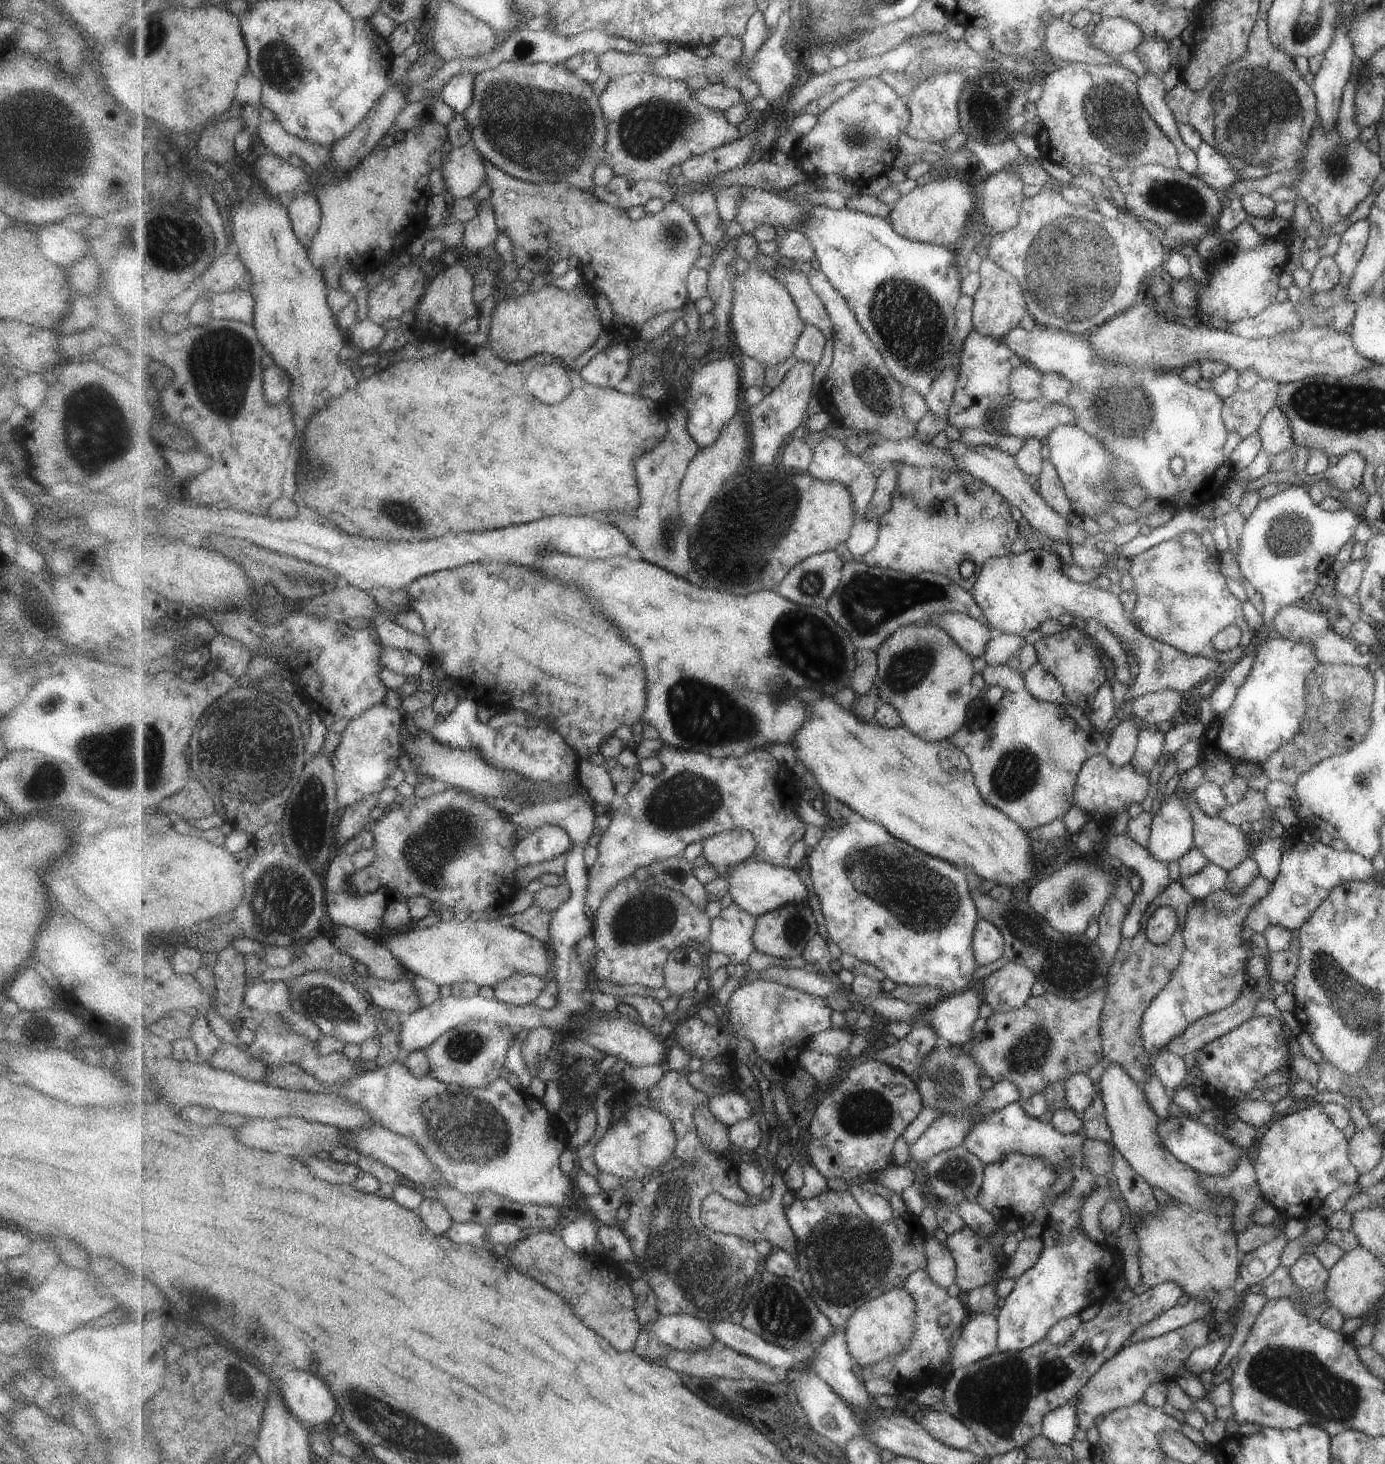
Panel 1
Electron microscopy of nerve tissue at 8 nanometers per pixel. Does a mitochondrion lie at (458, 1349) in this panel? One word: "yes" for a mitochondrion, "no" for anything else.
no

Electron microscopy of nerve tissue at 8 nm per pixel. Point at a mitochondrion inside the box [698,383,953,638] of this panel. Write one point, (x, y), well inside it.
(811, 582)

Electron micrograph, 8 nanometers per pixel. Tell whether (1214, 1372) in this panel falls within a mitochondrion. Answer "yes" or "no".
no

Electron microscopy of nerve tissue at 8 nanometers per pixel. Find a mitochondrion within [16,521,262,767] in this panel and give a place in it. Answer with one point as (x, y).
(52, 704)

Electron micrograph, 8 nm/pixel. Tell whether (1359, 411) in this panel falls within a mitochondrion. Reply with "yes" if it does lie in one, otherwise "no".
yes

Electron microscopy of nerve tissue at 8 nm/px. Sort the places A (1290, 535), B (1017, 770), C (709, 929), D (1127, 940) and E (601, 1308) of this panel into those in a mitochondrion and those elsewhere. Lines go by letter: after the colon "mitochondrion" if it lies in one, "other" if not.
A: mitochondrion
B: mitochondrion
C: other
D: other
E: mitochondrion

